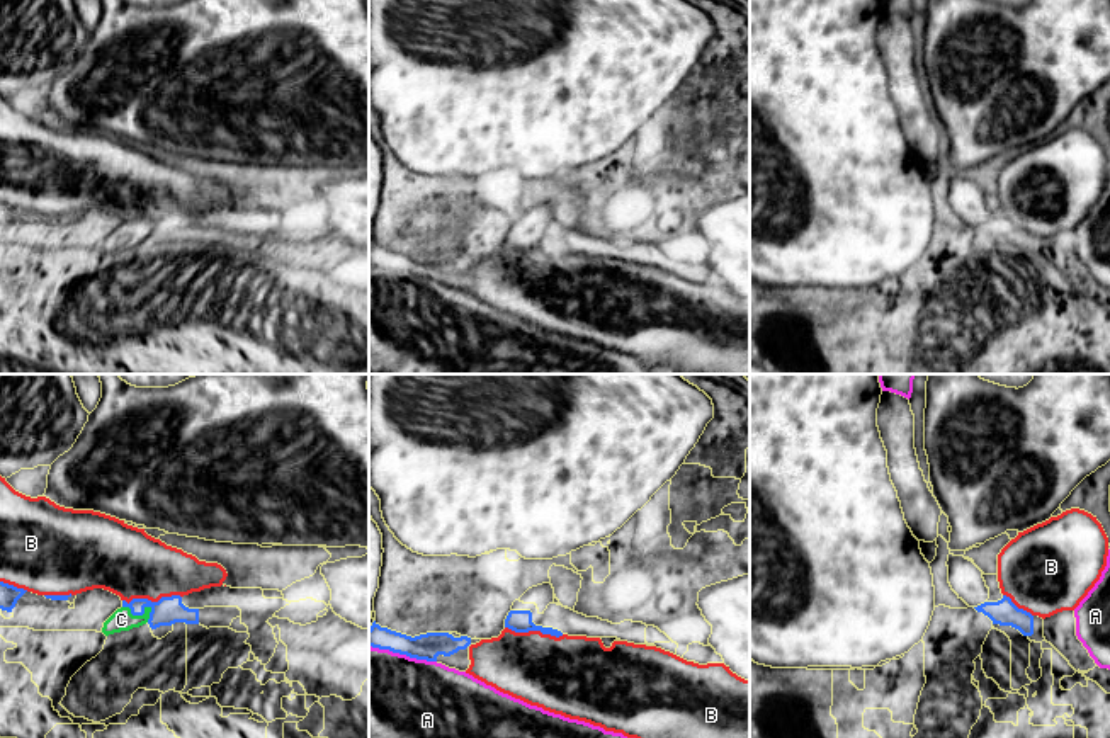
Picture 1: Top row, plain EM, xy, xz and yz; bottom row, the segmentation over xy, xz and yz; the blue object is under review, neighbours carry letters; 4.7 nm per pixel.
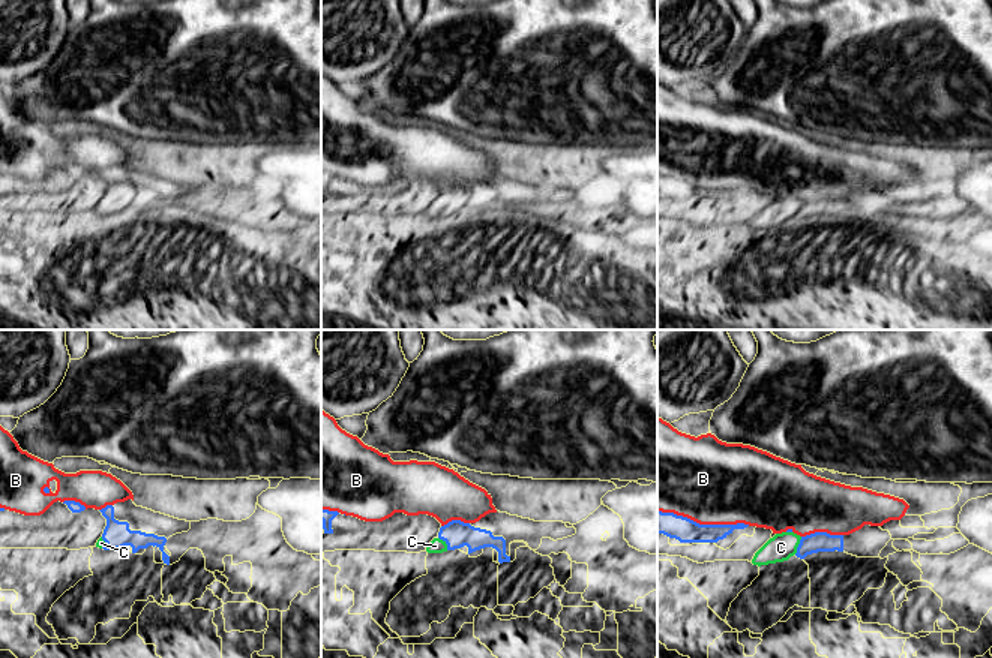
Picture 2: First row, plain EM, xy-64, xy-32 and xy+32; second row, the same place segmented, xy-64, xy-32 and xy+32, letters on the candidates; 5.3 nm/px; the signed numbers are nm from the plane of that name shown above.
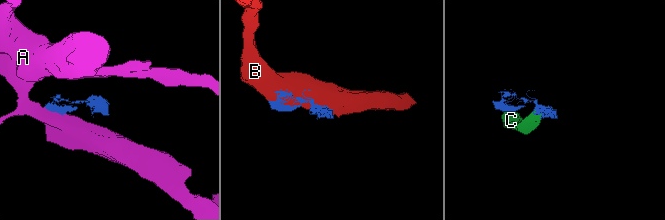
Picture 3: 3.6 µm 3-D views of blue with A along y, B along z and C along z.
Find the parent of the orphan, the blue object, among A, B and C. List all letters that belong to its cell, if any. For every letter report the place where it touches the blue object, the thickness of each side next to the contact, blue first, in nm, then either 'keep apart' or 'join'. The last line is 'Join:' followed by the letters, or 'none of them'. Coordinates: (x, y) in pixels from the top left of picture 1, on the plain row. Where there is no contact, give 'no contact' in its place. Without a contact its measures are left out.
A: contact xz (403, 272); calibres 130 and 480 nm; keep apart
B: contact xy (150, 220); calibres 140 and 320 nm; keep apart
C: contact xy (143, 232); calibres 140 and 100 nm; join
Join: C

